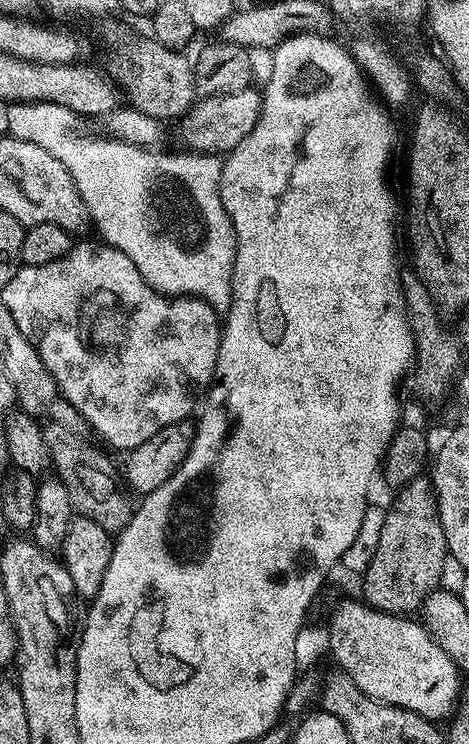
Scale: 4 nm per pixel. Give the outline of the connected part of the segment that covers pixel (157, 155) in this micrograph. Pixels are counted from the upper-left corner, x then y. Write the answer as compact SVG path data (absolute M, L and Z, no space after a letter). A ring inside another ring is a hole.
M12 102L7 105L8 108L8 128L7 135L18 138L22 142L34 142L34 146L42 146L46 154L54 154L62 166L70 174L74 186L84 203L84 211L87 219L96 223L96 228L100 231L99 239L103 243L111 244L113 248L122 250L134 266L138 266L138 274L156 292L163 292L166 296L199 296L201 300L206 301L209 306L218 314L227 313L229 306L232 304L232 271L234 270L234 258L236 257L236 235L232 229L230 218L222 206L220 197L220 170L221 161L212 154L195 154L196 156L167 156L164 150L153 150L150 148L139 148L130 146L125 140L118 140L111 135L104 136L84 136L85 121L76 113L66 110L66 106L58 104L20 104Z

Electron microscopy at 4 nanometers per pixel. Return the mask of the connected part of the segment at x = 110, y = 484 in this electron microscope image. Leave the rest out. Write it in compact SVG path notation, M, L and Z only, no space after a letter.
M45 423L43 430L51 471L56 471L53 472L55 479L66 486L73 513L90 518L90 522L98 522L98 526L110 534L119 534L130 522L134 500L122 479L118 464L107 456L109 453L103 447L95 448L86 437L79 436L64 424Z

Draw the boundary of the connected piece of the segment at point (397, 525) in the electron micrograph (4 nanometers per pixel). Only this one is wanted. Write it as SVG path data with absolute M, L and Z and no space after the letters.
M421 478L410 482L395 493L396 501L384 513L378 550L370 558L370 566L362 573L363 603L392 616L416 614L424 607L424 599L437 591L444 563L449 563L448 543L442 530L440 511L436 508L436 494L429 481Z

